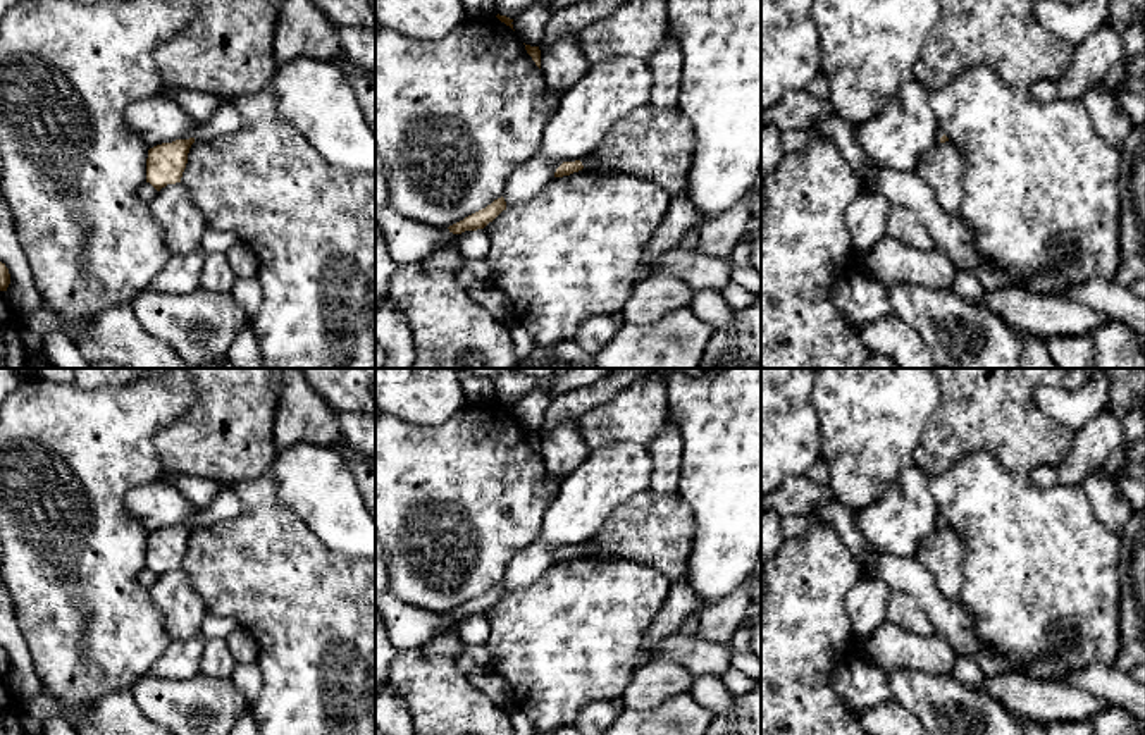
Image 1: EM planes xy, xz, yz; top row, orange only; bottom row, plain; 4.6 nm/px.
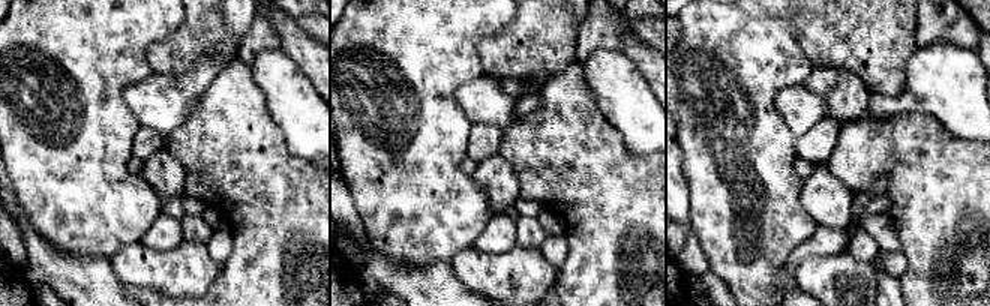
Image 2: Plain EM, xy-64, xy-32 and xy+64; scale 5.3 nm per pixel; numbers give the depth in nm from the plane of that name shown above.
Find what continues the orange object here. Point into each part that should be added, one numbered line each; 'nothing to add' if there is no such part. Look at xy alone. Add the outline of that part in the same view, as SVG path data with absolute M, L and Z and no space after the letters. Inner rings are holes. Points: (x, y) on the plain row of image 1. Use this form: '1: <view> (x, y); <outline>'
nothing to add

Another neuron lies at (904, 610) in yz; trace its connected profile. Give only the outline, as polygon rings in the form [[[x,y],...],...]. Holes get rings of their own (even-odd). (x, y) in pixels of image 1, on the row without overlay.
[[[892,590],[888,597],[887,618],[916,635],[921,637],[935,635],[933,623],[930,621],[925,609],[913,596],[906,592]]]

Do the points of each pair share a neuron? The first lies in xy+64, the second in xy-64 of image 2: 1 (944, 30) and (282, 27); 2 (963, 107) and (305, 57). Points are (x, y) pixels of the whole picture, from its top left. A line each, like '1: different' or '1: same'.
1: different
2: different

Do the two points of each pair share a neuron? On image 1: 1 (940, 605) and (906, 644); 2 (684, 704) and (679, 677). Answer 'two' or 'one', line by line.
1: two
2: two

